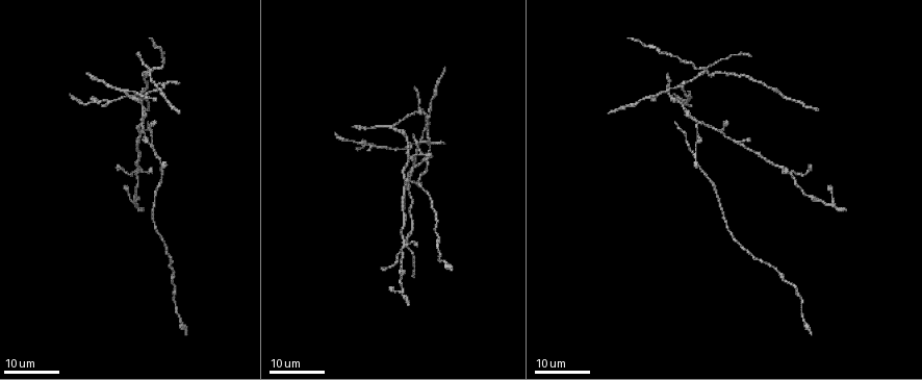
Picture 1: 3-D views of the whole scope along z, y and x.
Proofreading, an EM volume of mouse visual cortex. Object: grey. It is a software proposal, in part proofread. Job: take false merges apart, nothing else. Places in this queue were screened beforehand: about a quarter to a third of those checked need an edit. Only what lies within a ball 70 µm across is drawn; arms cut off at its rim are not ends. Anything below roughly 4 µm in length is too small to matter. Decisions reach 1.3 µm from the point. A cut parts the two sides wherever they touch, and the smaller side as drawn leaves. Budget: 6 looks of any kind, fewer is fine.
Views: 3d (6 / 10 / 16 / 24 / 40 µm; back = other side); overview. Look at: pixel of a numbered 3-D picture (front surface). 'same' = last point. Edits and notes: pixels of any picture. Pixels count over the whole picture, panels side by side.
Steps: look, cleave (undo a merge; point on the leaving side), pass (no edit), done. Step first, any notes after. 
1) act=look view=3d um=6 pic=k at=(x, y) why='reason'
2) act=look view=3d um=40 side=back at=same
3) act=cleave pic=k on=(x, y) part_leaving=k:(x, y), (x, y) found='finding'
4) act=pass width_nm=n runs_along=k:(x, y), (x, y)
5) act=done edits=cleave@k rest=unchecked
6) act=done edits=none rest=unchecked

act=look view=3d um=24 pic=1 at=(695, 121) why='three arms meet'

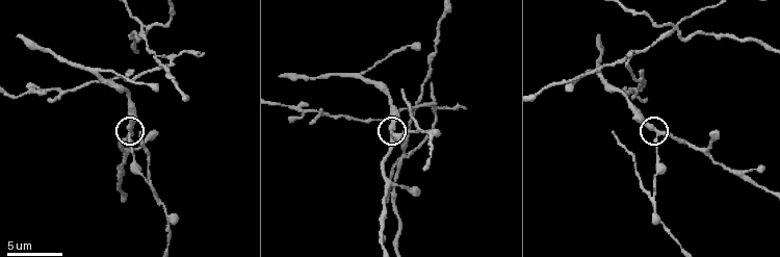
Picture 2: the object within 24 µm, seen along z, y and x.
act=look view=3d um=10 pic=2 at=(656, 129) why='closer look'

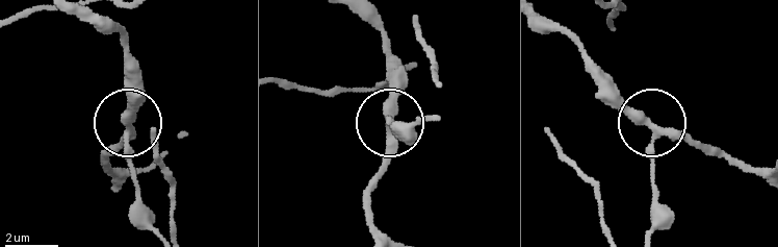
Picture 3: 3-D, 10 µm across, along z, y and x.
act=pass arms=3 runs_along=3:(649, 123), (654, 215) found='one neuron here'

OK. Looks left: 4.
act=look view=3d um=6 pic=2 at=(316, 109) why='narrows sharply'

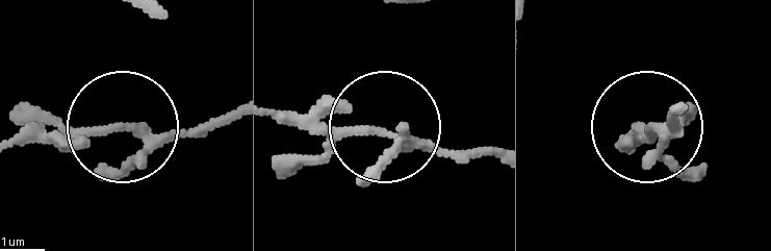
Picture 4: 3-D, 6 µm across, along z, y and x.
act=cleave pic=4 on=(105, 169) width_nm=190 part_leaving=4:(156, 144), (231, 121) found='a second neuron is stuck on'

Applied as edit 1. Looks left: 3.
act=look view=overview

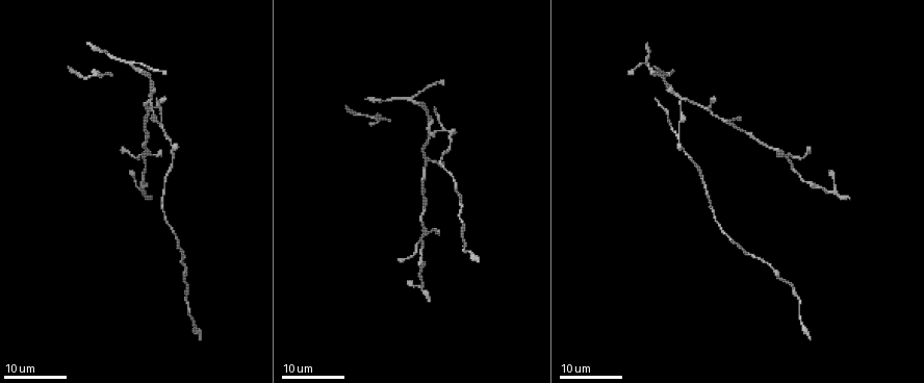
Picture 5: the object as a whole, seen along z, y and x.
act=look view=3d um=24 pic=5 at=(134, 63) why='a fork'

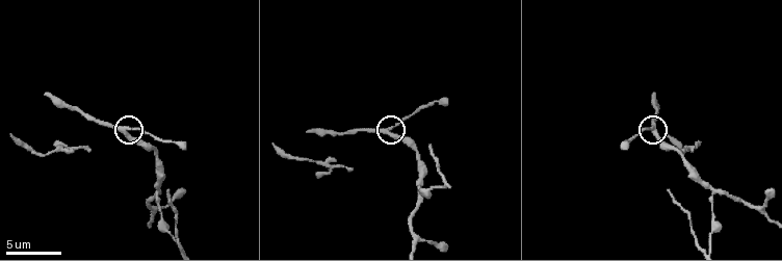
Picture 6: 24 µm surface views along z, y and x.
act=look view=3d um=6 pic=6 at=(123, 128)

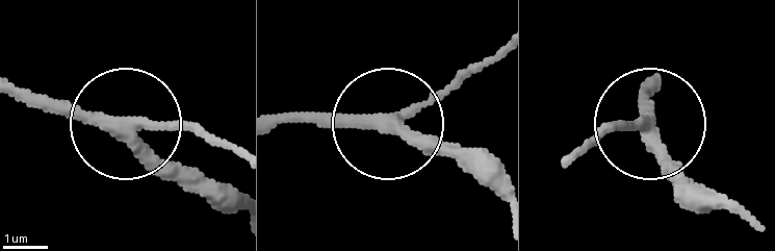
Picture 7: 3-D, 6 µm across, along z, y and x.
act=pass runs_along=7:(500, 202), (395, 127), (485, 60) found='continuous, no second neuron'

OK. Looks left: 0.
act=done edits=cleave@4 rest=unchecked

